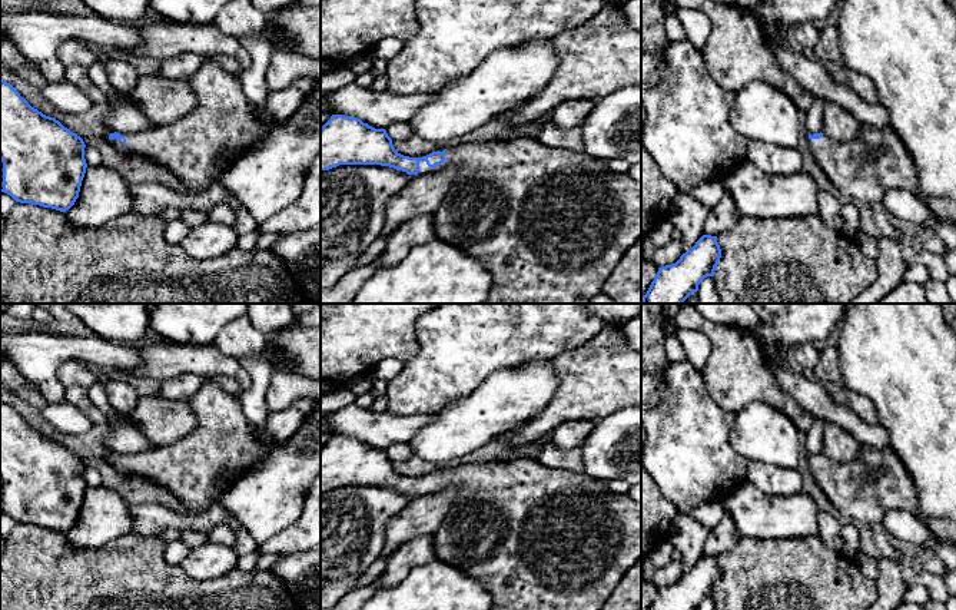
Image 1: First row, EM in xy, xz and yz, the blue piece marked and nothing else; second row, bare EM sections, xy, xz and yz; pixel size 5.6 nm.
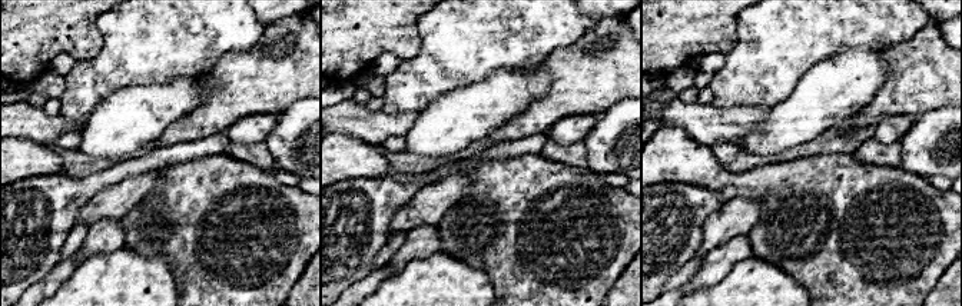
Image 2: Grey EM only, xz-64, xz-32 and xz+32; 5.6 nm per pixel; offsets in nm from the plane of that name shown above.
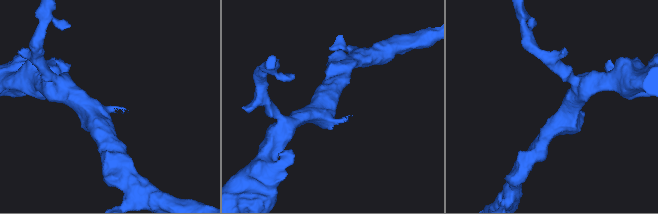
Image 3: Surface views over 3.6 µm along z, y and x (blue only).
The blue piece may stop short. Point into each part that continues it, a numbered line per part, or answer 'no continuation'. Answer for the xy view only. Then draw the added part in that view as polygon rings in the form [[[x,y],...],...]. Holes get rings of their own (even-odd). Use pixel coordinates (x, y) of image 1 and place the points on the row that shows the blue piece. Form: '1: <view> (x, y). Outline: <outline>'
1: xy (223, 123). Outline: [[[205,62],[189,79],[197,105],[186,116],[149,130],[120,133],[122,139],[110,139],[110,143],[126,155],[147,158],[173,172],[186,190],[197,192],[208,188],[226,168],[225,159],[239,158],[259,147],[269,127],[263,127],[258,117],[258,109],[246,99],[239,76],[223,70],[216,62]],[[238,158],[238,159],[239,159]]]

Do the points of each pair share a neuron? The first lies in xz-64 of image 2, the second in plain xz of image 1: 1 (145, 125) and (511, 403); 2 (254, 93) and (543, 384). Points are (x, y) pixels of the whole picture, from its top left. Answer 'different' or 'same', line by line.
1: same
2: different

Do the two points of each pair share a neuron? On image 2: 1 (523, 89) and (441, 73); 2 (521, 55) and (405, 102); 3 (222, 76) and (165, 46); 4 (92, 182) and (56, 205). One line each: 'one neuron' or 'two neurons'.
1: two neurons
2: one neuron
3: two neurons
4: one neuron

